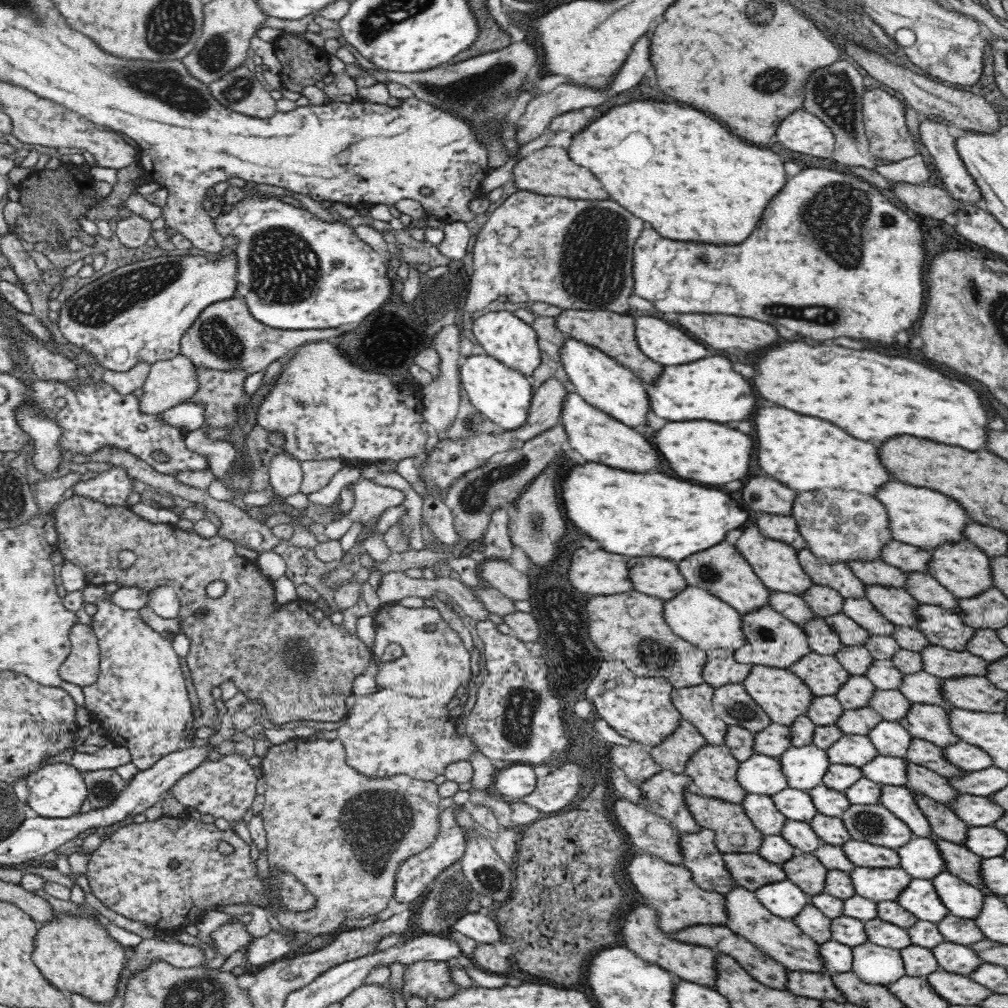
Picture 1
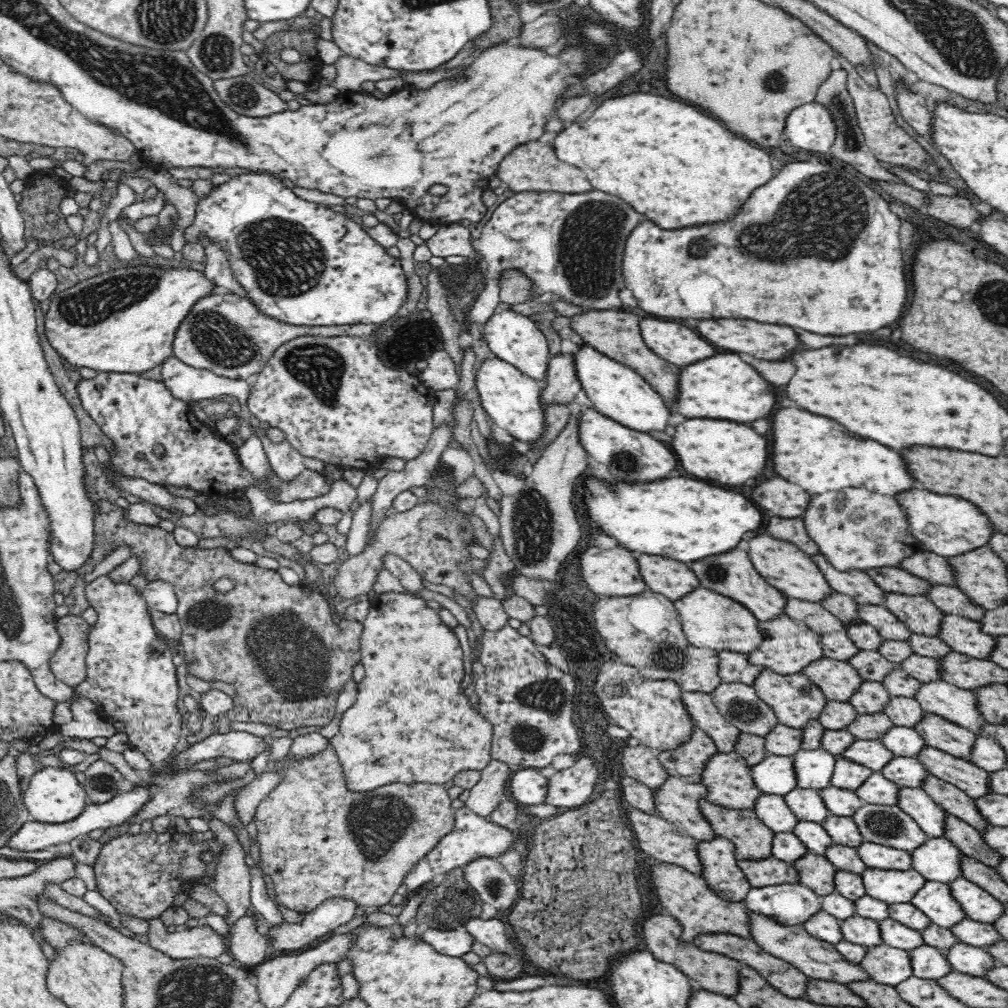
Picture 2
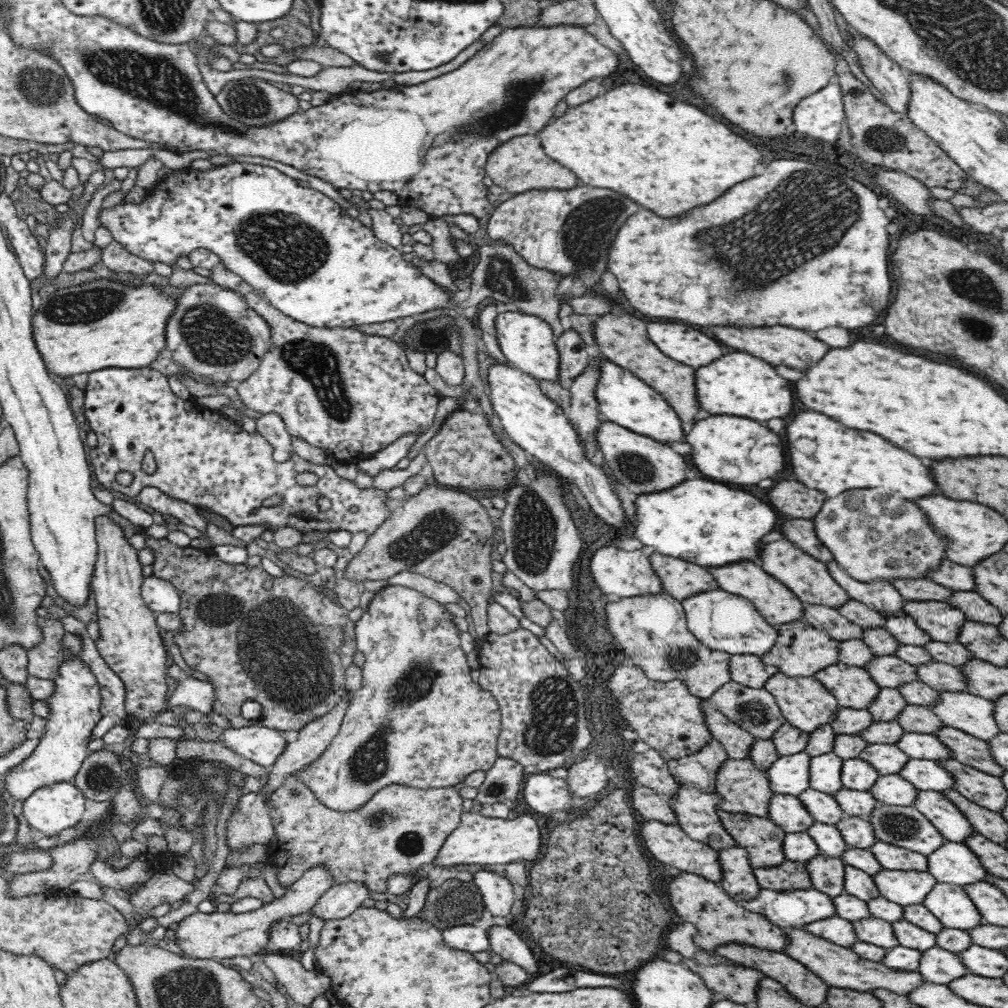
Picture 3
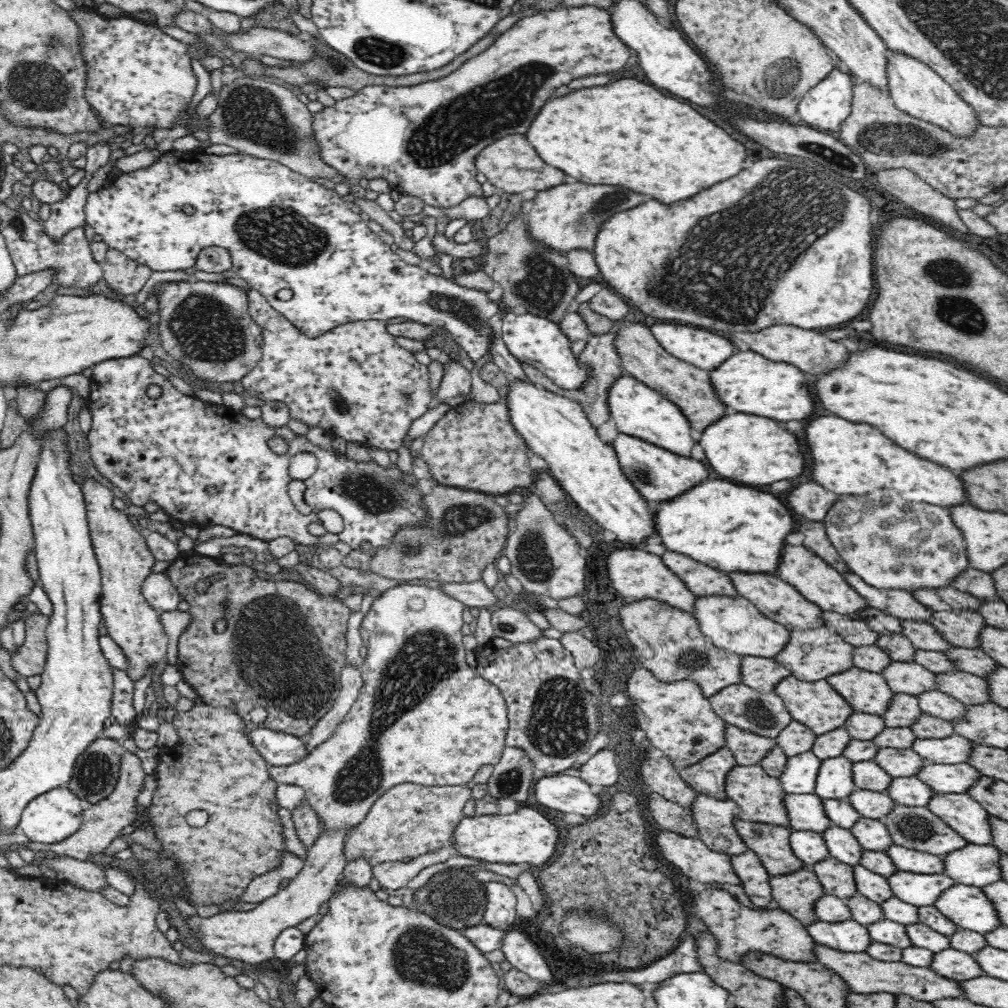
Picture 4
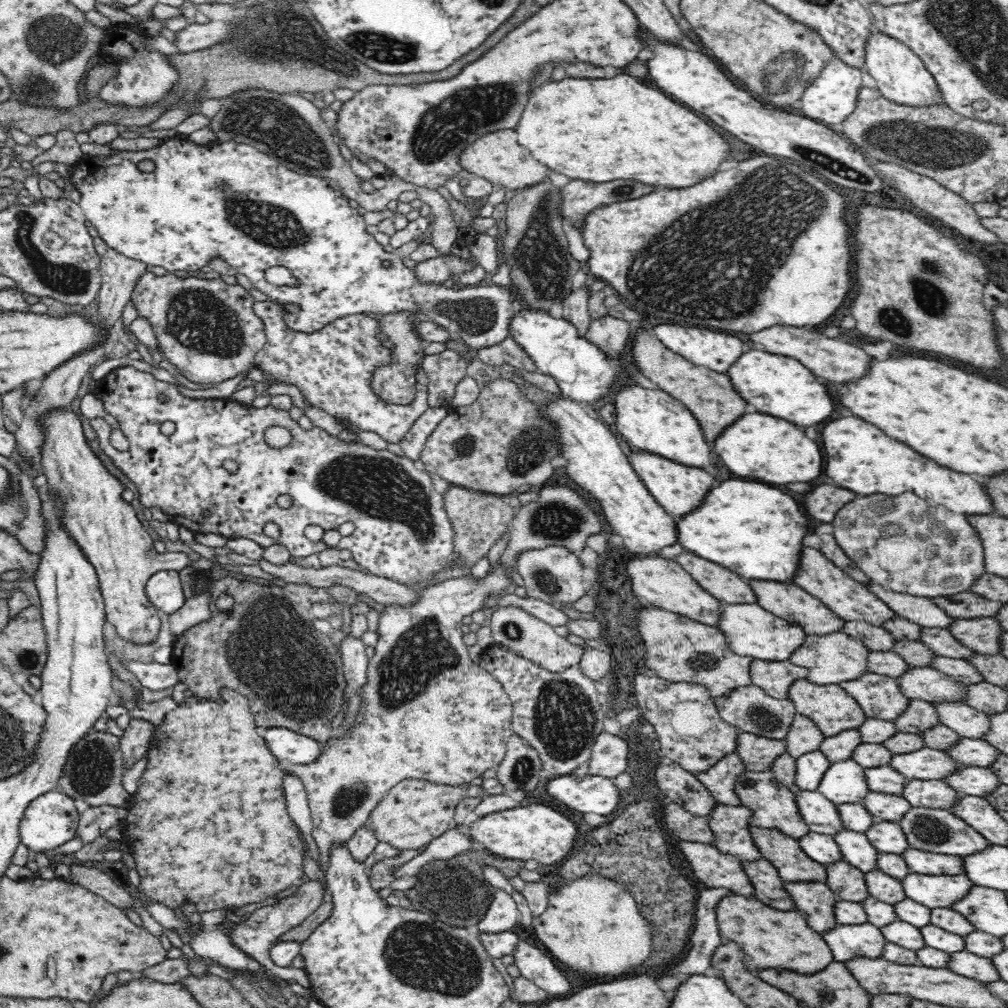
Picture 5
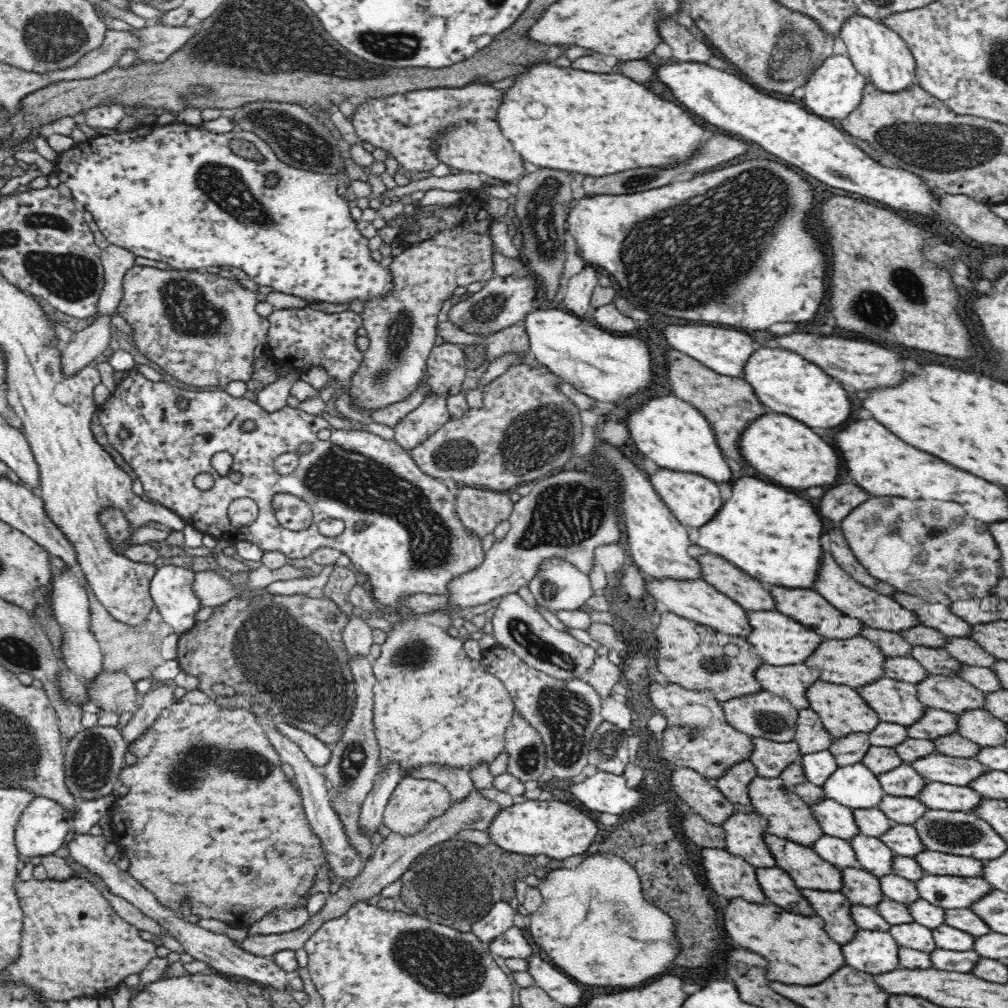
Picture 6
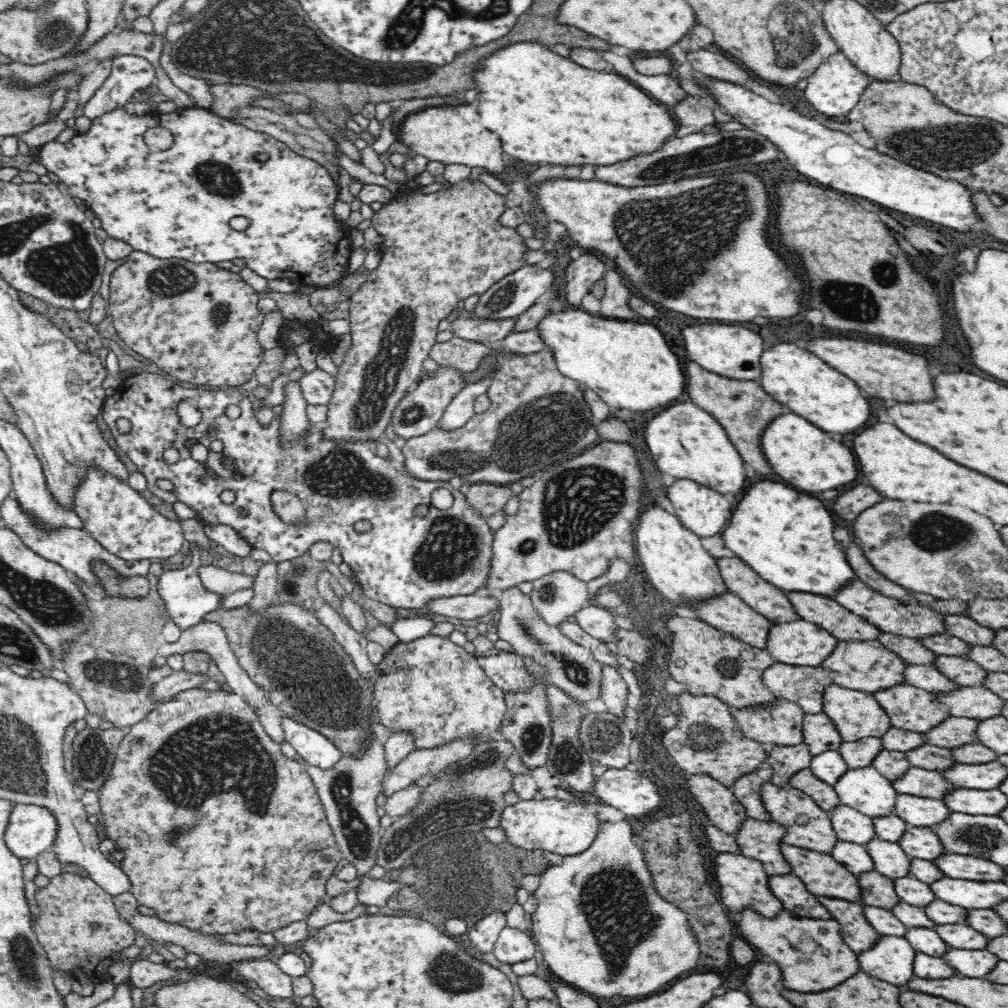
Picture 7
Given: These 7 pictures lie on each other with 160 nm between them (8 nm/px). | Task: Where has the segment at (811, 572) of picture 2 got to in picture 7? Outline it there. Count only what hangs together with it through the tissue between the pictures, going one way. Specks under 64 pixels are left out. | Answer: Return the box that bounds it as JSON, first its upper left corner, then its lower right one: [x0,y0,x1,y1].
[836,580,946,639]

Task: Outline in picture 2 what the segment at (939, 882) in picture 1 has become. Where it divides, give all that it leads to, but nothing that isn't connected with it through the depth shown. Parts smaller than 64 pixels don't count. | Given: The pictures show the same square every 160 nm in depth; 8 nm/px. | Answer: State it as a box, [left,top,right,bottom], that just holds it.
[949,877,1006,924]

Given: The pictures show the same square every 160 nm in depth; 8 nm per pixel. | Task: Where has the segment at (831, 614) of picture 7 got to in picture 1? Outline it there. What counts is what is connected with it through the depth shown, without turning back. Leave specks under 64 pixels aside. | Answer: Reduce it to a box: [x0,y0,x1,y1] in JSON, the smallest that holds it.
[678,542,772,615]

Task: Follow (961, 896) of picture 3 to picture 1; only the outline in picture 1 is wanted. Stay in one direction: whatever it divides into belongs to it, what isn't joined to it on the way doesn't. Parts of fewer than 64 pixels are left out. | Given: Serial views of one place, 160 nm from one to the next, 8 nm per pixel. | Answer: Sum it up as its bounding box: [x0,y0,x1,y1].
[897,878,950,924]

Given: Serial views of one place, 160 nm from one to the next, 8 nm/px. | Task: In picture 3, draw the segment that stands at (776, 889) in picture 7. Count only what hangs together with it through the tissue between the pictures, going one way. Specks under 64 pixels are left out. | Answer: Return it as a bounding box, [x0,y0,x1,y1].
[719,845,762,901]

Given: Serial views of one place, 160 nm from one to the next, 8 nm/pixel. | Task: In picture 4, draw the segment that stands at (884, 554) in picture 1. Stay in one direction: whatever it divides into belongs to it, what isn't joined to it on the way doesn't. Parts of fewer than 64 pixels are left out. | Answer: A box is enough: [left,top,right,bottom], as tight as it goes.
[951,566,1002,602]

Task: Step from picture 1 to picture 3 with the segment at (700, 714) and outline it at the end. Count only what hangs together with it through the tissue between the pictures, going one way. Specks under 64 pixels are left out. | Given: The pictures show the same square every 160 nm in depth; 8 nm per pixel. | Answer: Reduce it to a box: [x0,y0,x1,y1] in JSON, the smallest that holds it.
[701,700,756,760]

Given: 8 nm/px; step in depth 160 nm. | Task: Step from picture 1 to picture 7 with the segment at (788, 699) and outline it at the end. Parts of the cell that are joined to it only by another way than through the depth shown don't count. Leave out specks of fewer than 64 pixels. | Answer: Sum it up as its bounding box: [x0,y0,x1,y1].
[823,683,892,742]

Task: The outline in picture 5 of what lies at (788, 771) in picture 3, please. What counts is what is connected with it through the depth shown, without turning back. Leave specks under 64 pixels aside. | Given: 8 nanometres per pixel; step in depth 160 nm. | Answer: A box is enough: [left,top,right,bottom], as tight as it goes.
[795,749,831,791]

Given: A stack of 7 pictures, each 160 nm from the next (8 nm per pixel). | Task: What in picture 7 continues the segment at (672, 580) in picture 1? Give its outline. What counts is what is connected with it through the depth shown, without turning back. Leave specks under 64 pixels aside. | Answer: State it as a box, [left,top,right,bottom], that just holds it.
[717,558,802,623]

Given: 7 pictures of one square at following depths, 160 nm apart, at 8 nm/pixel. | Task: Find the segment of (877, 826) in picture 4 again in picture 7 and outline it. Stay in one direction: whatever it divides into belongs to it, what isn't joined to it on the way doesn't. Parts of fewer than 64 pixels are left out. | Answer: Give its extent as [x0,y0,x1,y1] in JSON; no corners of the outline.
[897,825,946,861]

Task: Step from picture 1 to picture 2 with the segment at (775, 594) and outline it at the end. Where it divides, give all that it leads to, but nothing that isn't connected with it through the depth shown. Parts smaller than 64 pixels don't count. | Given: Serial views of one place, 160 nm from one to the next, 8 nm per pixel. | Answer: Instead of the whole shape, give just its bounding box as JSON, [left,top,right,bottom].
[786,597,846,635]

